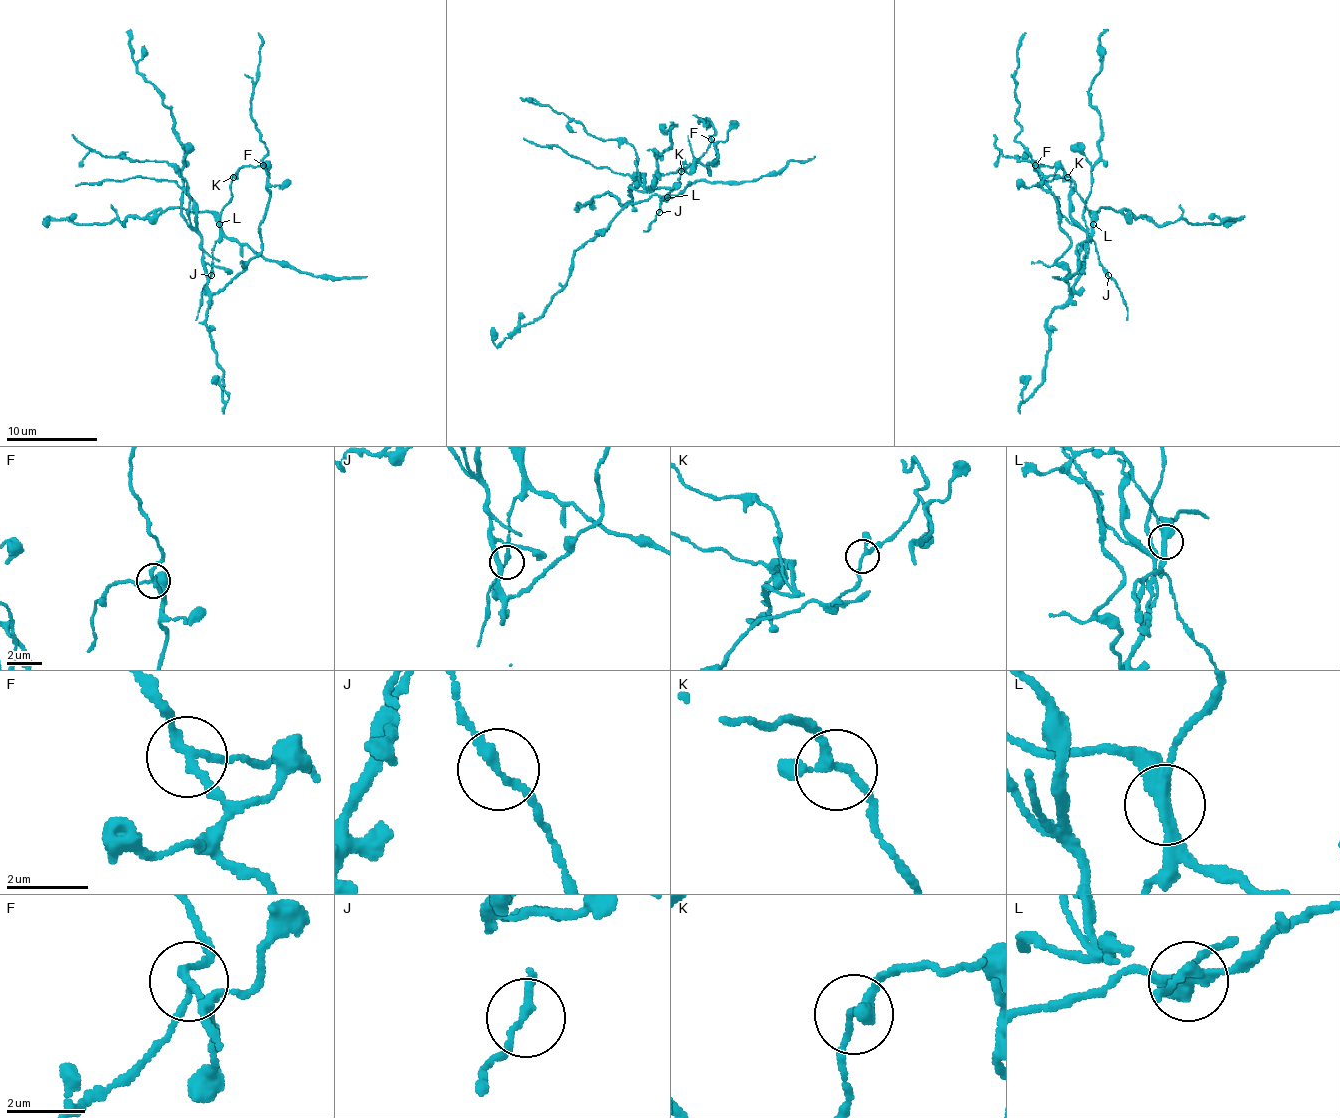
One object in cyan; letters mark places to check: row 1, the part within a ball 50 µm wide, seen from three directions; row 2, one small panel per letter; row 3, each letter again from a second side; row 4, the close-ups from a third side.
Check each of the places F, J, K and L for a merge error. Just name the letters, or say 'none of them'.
F, L

